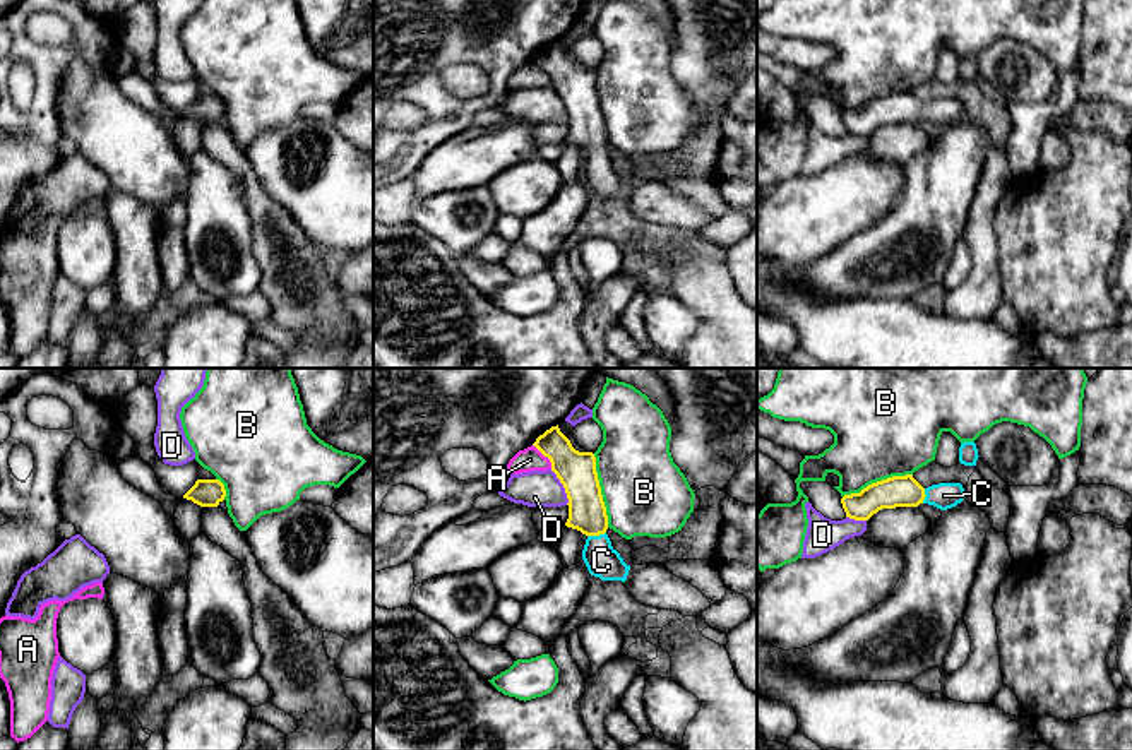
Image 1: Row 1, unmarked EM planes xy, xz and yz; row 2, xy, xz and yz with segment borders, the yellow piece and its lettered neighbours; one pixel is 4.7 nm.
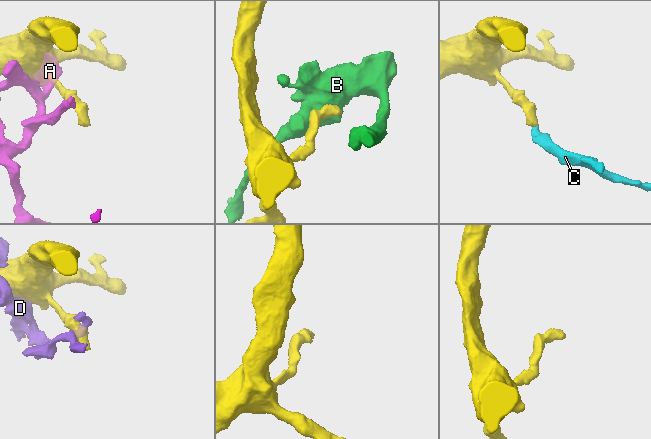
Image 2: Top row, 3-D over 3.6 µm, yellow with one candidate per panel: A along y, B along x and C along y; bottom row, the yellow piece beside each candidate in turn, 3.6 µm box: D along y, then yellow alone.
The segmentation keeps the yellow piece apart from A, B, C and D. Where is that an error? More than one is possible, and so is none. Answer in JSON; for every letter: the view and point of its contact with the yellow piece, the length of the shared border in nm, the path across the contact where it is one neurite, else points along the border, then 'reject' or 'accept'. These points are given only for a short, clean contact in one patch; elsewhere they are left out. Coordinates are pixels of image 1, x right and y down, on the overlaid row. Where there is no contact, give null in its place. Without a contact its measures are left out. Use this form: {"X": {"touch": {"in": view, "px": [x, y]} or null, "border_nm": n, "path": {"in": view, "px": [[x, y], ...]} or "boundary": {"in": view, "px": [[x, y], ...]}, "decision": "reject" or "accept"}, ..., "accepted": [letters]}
{"A": {"touch": {"in": "xz", "px": [545, 456]}, "border_nm": 150, "decision": "reject"}, "B": {"touch": {"in": "xz", "px": [600, 490]}, "border_nm": 360, "decision": "reject"}, "C": {"touch": {"in": "xz", "px": [596, 535]}, "border_nm": 90, "path": {"in": "xz", "px": [[586, 509], [596, 535], [601, 560]]}, "decision": "accept"}, "D": {"touch": {"in": "xz", "px": [564, 487]}, "border_nm": 190, "decision": "reject"}, "accepted": ["C"]}

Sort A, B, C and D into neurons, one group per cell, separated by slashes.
A / B / C / D

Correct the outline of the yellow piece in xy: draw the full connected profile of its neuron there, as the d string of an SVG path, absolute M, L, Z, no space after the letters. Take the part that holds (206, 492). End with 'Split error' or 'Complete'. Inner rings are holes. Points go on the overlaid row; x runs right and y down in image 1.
M197 479L183 495L200 507L217 507L226 497L224 485L219 479Z. Complete

